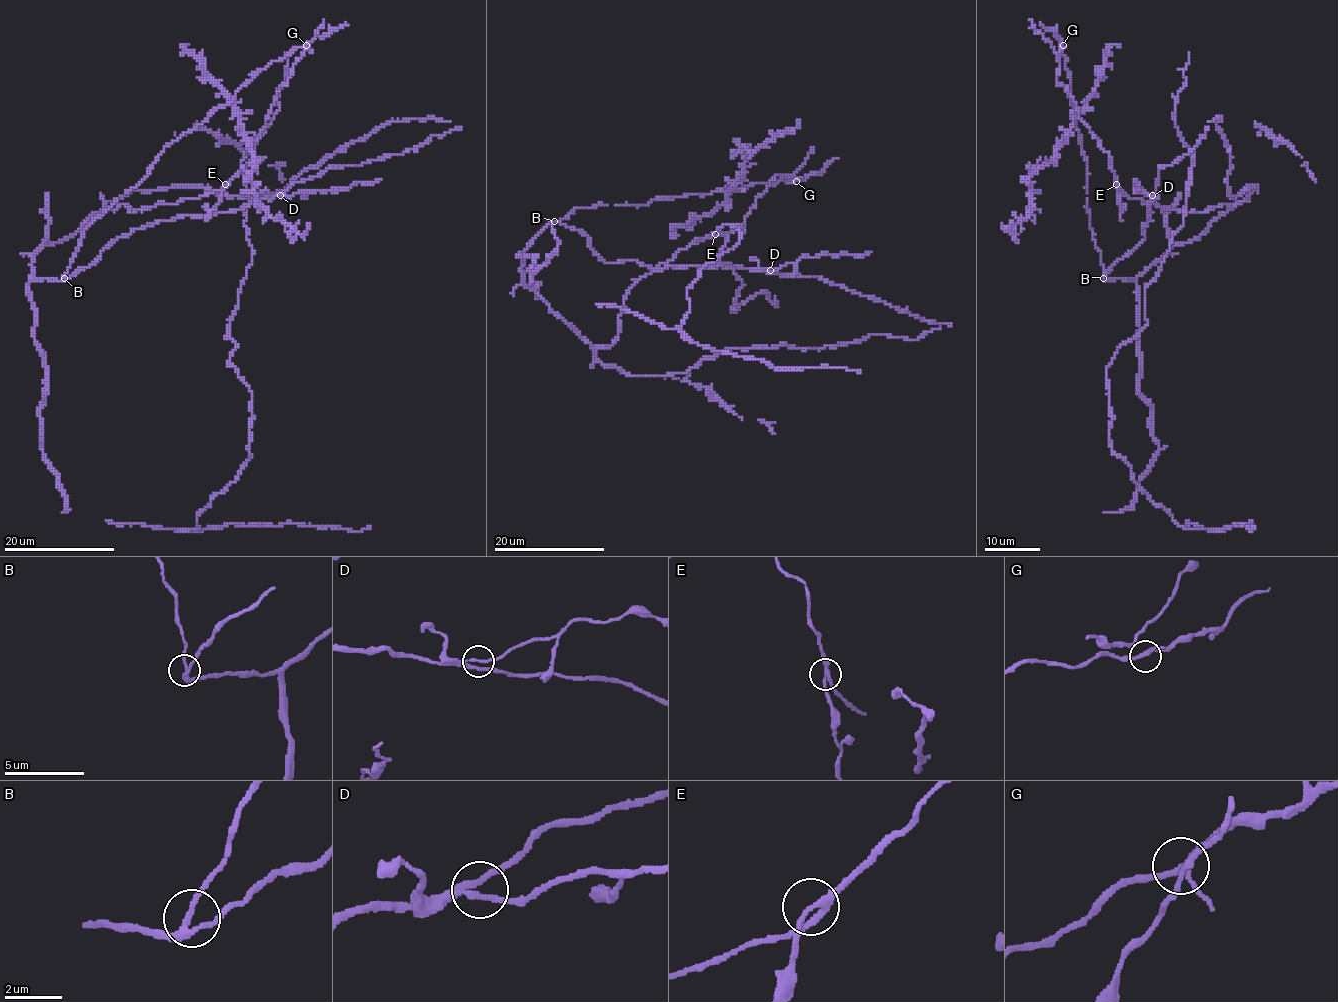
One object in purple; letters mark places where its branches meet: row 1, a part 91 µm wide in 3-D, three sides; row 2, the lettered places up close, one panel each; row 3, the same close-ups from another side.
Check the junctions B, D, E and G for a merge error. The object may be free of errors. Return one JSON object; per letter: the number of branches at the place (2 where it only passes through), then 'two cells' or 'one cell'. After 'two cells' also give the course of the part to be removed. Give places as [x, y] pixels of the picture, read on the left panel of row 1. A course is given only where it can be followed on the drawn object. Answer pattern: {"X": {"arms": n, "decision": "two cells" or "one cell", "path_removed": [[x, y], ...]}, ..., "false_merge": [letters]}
{"B": {"arms": 3, "decision": "one cell"}, "D": {"arms": 3, "decision": "one cell"}, "E": {"arms": 3, "decision": "two cells", "path_removed": [[225, 184], [219, 202], [204, 221]]}, "G": {"arms": 3, "decision": "one cell"}, "false_merge": ["E"]}

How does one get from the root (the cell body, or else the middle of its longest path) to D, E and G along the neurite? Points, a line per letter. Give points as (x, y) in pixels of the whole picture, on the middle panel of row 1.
D: (540, 233), (555, 221), (579, 229), (606, 262), (635, 261), (659, 270), (668, 266), (770, 270)
E: (540, 233), (522, 252), (522, 281), (595, 346), (615, 341), (624, 296), (643, 276), (715, 235)
G: (540, 233), (522, 252), (522, 281), (581, 338), (609, 346), (643, 276), (741, 229), (777, 174), (796, 181)

